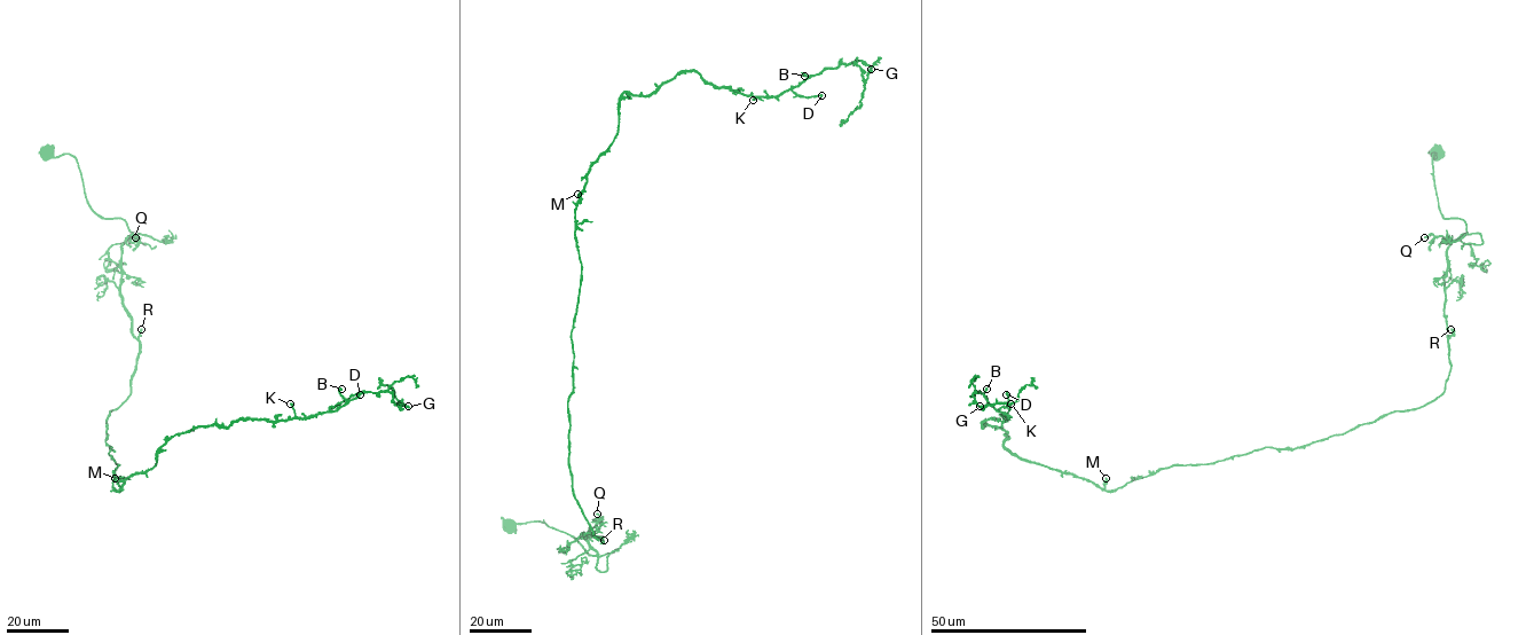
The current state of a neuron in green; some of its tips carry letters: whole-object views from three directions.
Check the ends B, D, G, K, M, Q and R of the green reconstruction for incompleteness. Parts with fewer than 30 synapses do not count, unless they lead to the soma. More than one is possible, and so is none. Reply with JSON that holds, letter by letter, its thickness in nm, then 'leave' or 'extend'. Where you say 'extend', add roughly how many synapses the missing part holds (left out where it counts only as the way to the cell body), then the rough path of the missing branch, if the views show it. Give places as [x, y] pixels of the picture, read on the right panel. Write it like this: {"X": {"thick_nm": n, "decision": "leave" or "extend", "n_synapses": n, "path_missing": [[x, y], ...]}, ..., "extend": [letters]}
{"B": {"thick_nm": 400, "decision": "extend", "n_synapses": 90, "path_missing": [[986, 389], [1012, 367], [1029, 365], [1037, 355], [1045, 354], [1051, 366]]}, "D": {"thick_nm": 480, "decision": "leave"}, "G": {"thick_nm": 480, "decision": "leave"}, "K": {"thick_nm": 440, "decision": "leave"}, "M": {"thick_nm": 340, "decision": "leave"}, "Q": {"thick_nm": 240, "decision": "leave"}, "R": {"thick_nm": 300, "decision": "leave"}, "extend": ["B"]}

